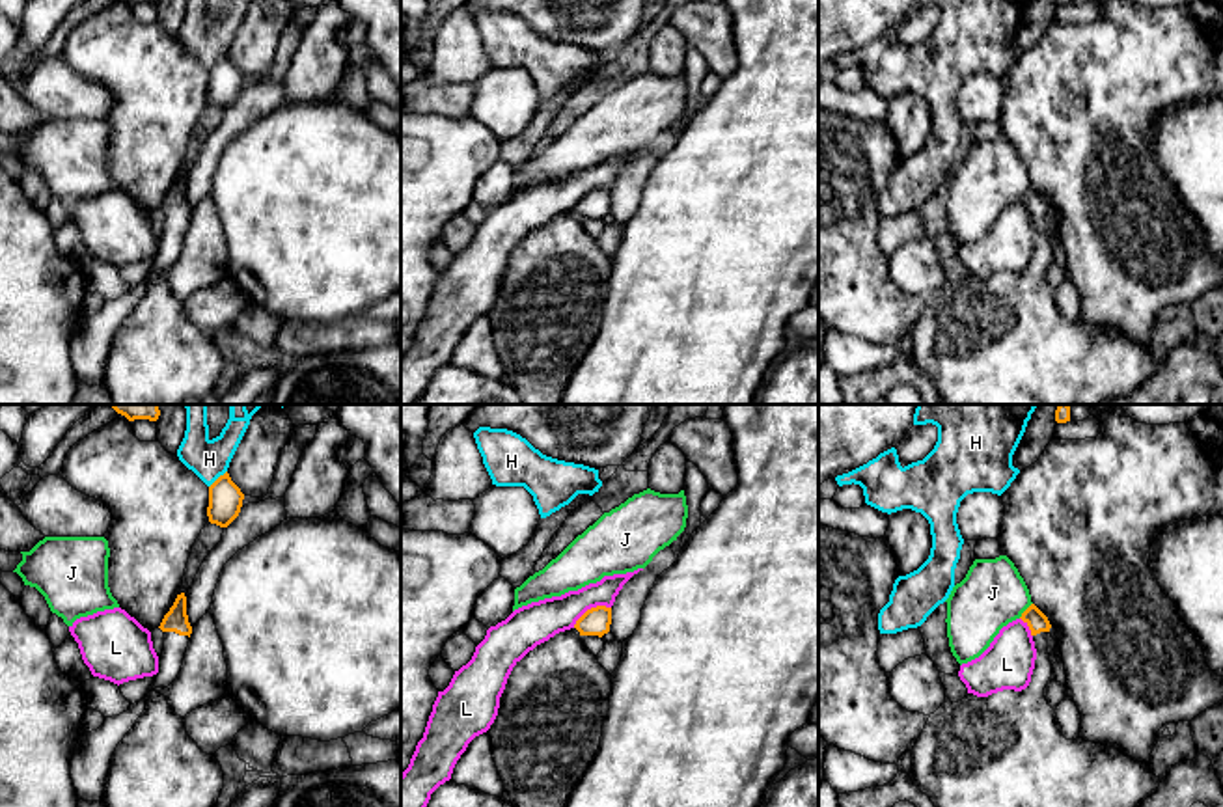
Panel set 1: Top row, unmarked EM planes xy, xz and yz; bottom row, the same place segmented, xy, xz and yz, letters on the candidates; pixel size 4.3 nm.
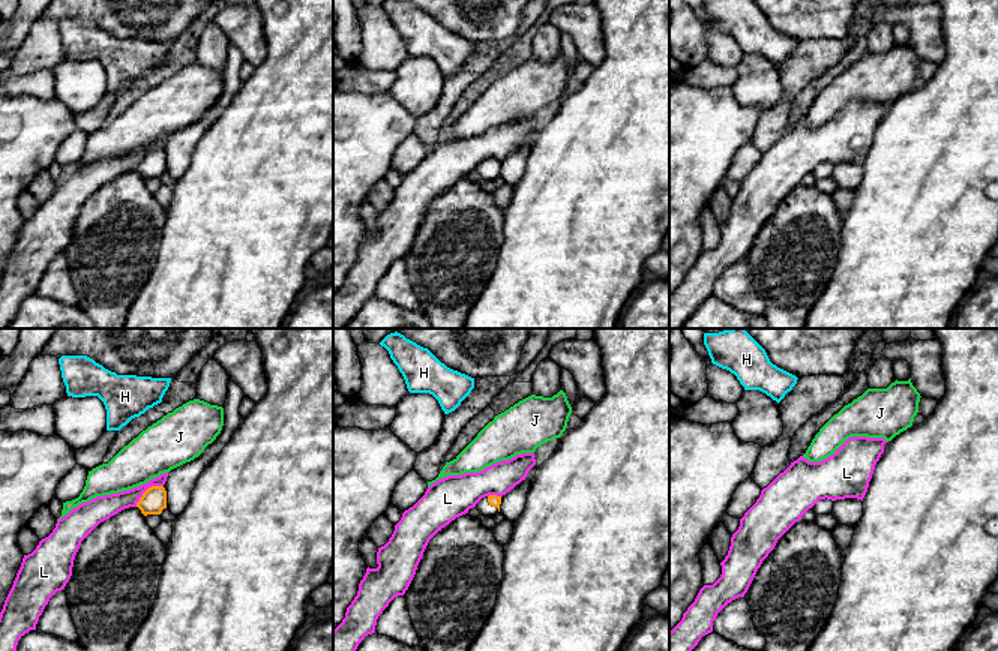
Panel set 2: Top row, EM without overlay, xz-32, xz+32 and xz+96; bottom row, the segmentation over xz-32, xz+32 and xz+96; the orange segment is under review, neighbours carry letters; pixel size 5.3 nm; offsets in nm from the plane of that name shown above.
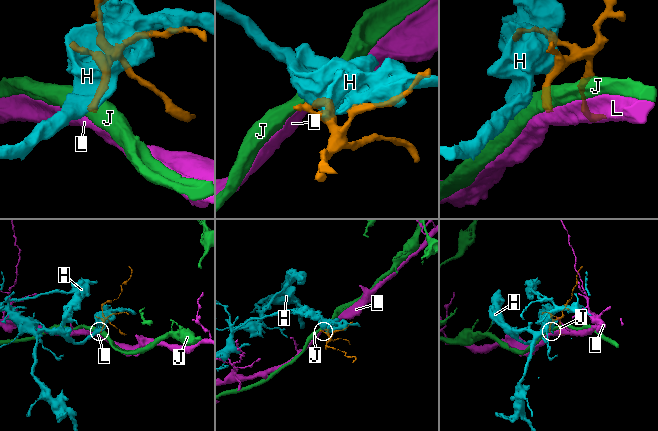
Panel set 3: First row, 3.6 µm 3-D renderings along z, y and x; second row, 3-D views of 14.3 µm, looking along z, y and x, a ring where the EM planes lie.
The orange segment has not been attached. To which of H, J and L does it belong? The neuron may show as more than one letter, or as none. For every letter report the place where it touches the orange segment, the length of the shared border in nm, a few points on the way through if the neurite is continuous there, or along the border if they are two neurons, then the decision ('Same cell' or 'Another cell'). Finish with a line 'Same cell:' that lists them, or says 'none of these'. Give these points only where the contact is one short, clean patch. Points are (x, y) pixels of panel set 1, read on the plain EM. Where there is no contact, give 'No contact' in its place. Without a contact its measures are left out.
H: Touches orange at xy (217, 62). Shared border 110 nm. Another cell
J: Touches orange at yz (1026, 192). Shared border 90 nm. Boundary: yz (1031, 185), (1018, 200). Another cell
L: Touches orange at xz (591, 191). Shared border 190 nm. Boundary: xz (610, 189), (591, 189), (573, 209). Another cell
Same cell: none of these

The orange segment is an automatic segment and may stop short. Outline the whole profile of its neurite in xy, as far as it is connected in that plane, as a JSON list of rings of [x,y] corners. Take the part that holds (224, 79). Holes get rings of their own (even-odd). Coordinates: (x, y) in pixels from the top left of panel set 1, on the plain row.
[[[226,54],[209,69],[209,104],[220,110],[227,110],[239,99],[242,82],[244,76]]]

